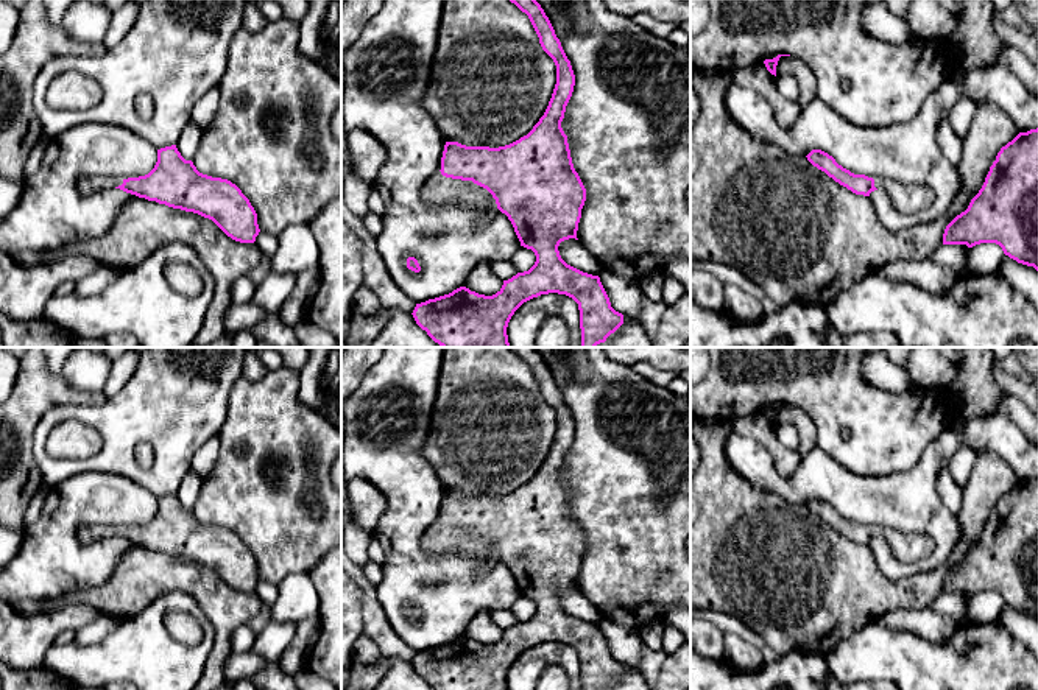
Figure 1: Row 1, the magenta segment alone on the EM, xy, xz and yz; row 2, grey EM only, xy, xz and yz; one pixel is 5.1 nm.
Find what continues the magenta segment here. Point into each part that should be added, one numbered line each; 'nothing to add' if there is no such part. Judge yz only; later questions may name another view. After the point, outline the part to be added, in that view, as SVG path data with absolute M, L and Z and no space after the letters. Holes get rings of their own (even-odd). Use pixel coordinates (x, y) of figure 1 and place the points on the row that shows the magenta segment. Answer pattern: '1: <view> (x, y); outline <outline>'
1: yz (907, 200); outline M876 178L874 187L884 190L890 196L895 209L904 215L924 210L935 199L935 193L929 187L907 185L890 178Z

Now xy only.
1: xy (86, 186); outline M83 178L78 182L78 190L83 195L90 195L103 190L114 190L115 187L122 185L123 179L120 178Z

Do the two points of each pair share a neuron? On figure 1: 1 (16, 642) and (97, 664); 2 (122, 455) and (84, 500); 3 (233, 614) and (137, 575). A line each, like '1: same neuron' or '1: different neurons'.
1: different neurons
2: different neurons
3: same neuron

